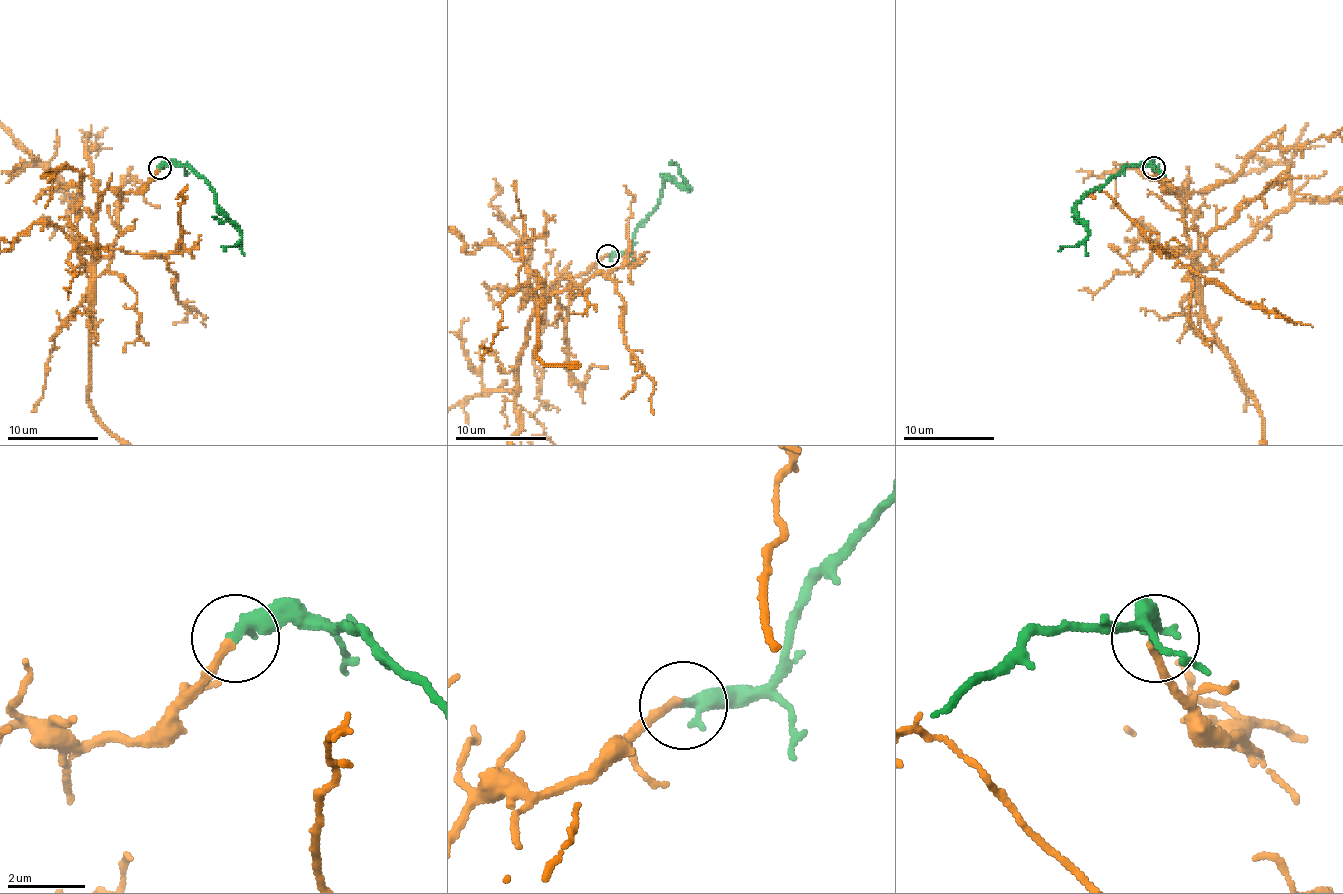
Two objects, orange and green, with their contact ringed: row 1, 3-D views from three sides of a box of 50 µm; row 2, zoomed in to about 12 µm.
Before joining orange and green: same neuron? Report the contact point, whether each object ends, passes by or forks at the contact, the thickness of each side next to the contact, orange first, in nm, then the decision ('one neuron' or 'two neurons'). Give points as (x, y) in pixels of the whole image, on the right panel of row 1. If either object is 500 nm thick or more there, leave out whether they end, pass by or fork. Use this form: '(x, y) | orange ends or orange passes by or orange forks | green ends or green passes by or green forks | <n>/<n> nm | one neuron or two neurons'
(1154, 168) | orange ends | green ends | 200/400 nm | one neuron

